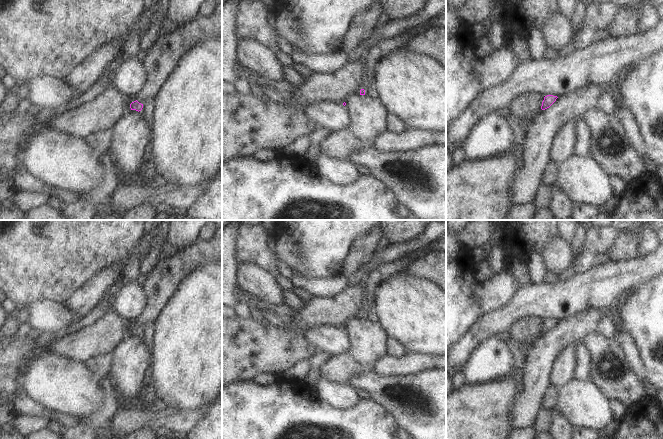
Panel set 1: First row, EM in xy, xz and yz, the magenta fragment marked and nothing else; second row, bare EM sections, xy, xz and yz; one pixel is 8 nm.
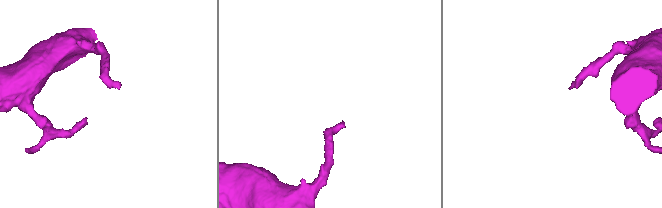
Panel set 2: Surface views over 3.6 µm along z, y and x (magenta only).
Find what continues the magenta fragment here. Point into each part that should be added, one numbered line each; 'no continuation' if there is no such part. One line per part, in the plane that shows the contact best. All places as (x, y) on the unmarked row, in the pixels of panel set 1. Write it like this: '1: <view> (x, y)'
1: xz (382, 272)

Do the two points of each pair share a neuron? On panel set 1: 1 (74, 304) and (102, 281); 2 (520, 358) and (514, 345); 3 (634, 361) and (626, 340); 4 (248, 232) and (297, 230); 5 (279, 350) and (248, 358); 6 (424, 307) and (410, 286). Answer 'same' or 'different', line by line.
1: same
2: same
3: same
4: different
5: same
6: same

